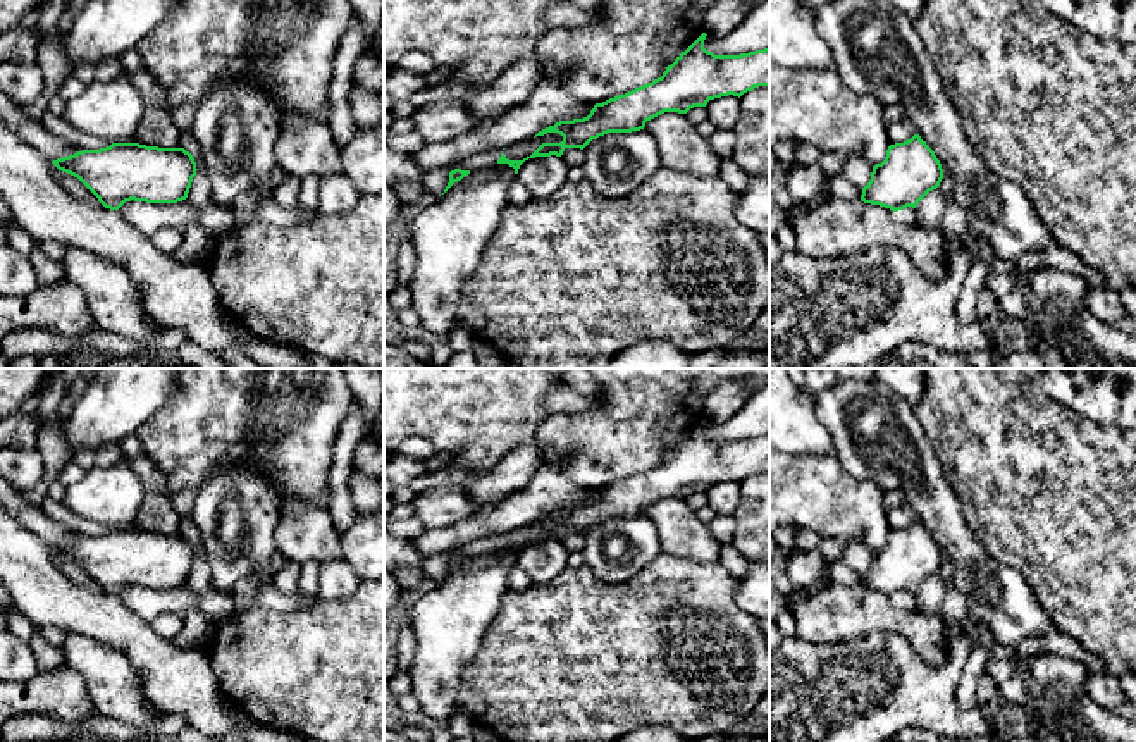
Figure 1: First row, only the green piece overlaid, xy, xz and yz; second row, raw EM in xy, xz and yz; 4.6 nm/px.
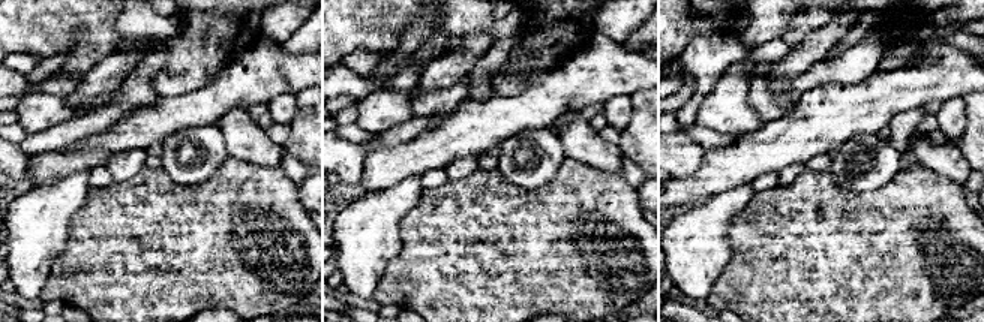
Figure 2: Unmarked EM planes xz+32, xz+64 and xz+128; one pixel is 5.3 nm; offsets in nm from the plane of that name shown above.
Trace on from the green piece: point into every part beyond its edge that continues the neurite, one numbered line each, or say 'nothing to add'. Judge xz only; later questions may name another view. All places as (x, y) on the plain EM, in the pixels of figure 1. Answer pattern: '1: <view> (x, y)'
1: xz (617, 550)

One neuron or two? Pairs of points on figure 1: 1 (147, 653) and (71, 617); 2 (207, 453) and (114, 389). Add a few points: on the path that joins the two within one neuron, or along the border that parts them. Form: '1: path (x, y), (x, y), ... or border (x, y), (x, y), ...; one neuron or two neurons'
1: path (128, 634), (104, 617), (90, 617); one neuron
2: border (176, 386), (174, 393), (135, 434); two neurons

